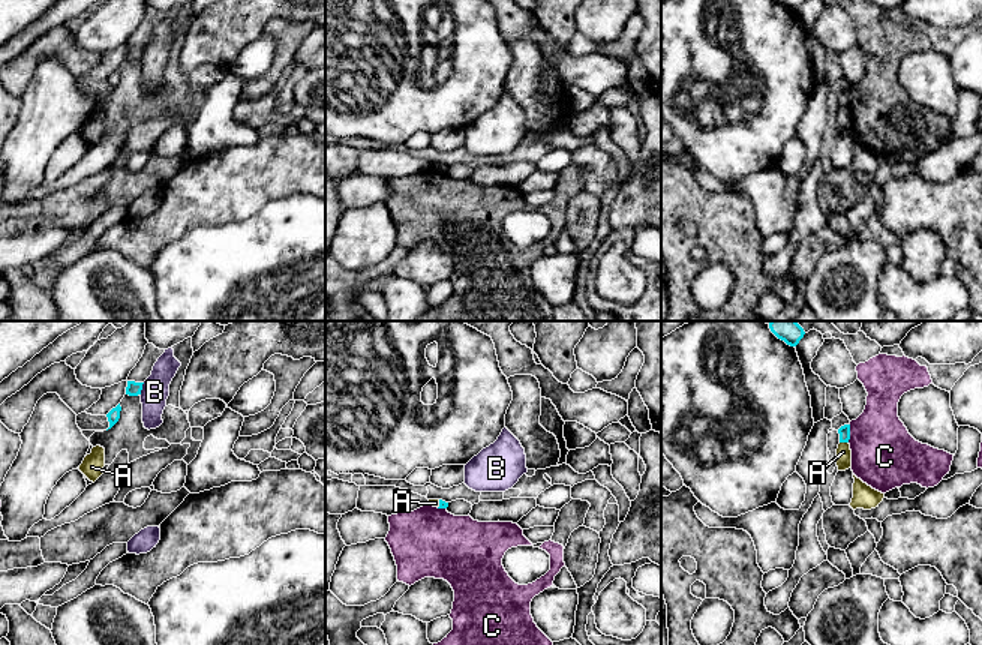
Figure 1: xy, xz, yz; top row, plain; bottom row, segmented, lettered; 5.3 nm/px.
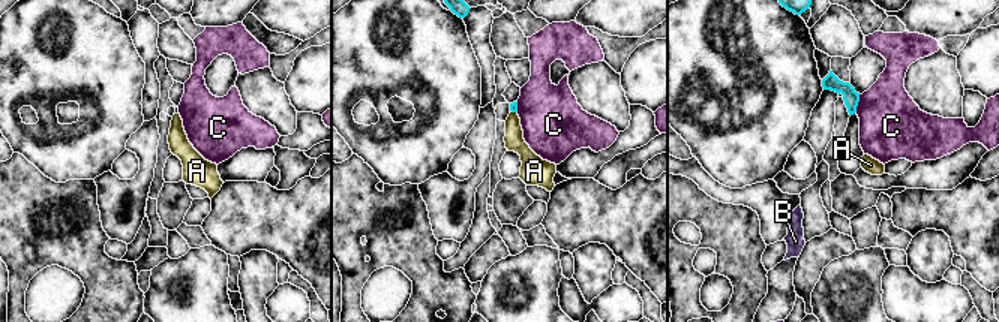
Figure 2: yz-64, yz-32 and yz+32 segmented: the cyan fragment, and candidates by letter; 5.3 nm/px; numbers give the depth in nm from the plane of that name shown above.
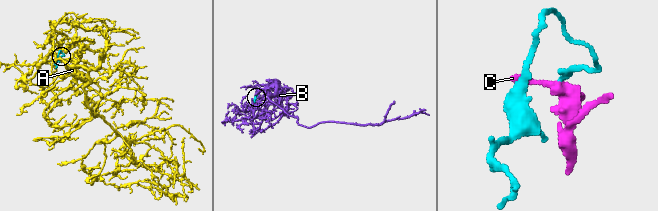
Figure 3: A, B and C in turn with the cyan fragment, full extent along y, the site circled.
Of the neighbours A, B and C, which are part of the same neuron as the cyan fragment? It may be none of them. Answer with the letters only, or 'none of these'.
none of these

